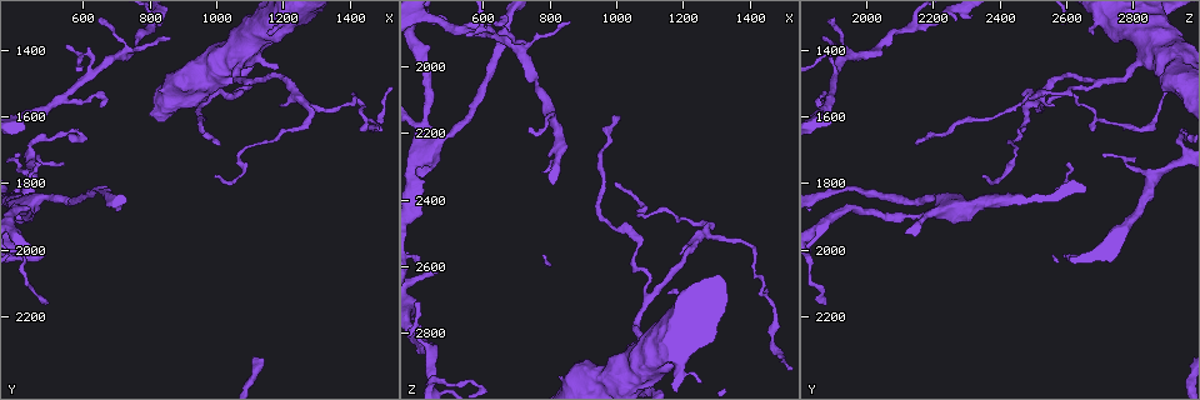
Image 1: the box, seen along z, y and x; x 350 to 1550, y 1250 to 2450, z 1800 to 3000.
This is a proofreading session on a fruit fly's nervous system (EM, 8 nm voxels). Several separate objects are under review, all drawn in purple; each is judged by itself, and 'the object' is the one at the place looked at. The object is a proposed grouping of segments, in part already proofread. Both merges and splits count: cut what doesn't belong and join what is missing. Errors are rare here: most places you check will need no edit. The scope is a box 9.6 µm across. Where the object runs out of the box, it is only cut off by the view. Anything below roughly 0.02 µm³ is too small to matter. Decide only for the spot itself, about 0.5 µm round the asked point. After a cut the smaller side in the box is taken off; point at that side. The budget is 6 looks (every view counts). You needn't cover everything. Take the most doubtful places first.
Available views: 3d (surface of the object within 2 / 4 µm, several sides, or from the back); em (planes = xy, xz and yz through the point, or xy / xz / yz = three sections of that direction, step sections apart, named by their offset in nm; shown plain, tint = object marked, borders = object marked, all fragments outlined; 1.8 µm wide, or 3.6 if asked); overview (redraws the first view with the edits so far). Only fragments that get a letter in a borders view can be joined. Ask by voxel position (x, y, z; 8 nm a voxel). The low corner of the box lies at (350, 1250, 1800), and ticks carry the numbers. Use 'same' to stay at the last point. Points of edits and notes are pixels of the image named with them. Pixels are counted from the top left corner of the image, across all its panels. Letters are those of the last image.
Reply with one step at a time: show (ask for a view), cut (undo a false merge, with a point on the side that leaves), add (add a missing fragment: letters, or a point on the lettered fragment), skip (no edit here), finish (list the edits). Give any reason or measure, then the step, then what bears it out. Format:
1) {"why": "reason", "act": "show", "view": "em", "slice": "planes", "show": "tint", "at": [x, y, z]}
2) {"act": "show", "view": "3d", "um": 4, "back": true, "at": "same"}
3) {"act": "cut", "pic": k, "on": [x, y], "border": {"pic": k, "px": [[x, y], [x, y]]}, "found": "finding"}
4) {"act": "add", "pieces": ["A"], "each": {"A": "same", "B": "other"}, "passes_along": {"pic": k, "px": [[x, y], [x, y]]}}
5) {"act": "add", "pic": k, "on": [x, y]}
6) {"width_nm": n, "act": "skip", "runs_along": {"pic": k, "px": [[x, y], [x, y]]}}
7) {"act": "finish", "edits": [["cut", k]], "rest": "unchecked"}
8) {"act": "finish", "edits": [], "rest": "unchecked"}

{"why": "tapers out", "act": "show", "view": "em", "slice": "yz", "step": 8, "show": "tint", "at": [480, 2020, 2600]}

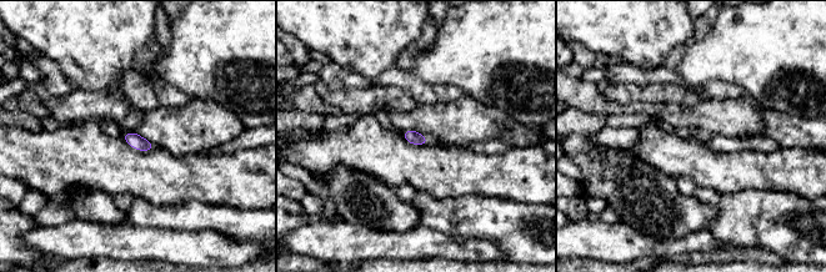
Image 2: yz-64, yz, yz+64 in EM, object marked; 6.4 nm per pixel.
{"act": "show", "view": "em", "slice": "xy", "step": 16, "show": "borders", "at": "same"}

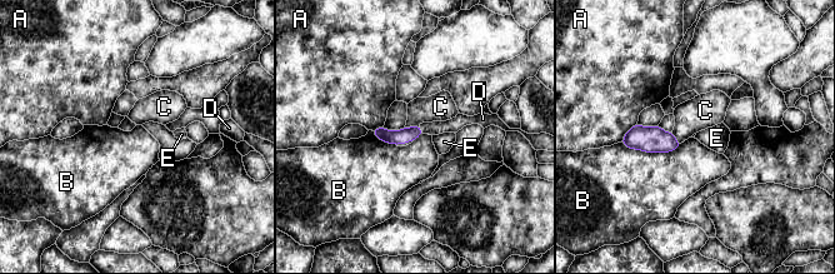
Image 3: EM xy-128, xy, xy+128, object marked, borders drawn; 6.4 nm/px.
{"width_nm": 100, "act": "add", "pieces": ["D"], "each": {"A": "other", "B": "other", "C": "other", "D": "same", "E": "other"}, "passes_along": {"pic": 3, "px": [[408, 134], [420, 129], [455, 124]]}, "found": "it goes on there"}

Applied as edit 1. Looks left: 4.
{"why": "a narrow waist", "act": "show", "view": "3d", "um": 2, "at": [770, 1370, 2060]}

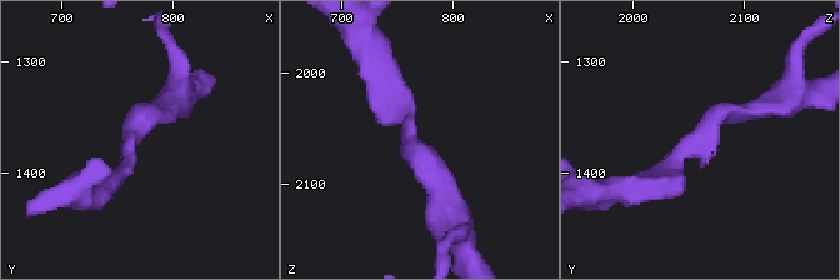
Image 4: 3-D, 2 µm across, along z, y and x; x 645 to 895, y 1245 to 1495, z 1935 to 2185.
{"arm_widths_nm": [220, 220], "why": "now the EM", "act": "show", "view": "em", "um": 3.6, "slice": "planes", "show": "plain", "at": [760, 1372, 2058]}

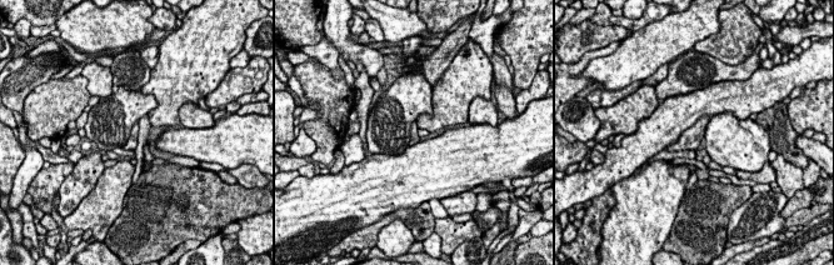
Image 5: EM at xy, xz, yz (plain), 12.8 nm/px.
{"why": "what lies round it", "act": "show", "view": "em", "um": 3.6, "slice": "planes", "show": "borders", "at": "same"}

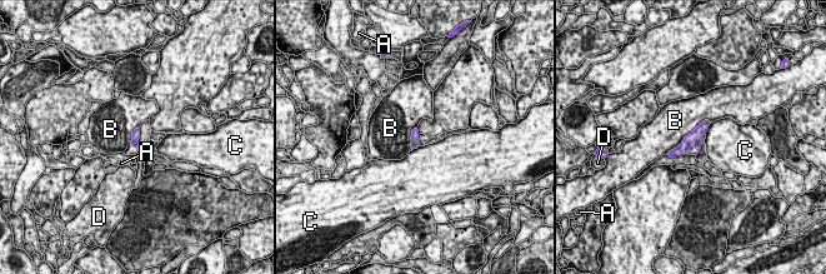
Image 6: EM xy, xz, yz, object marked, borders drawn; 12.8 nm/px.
{"act": "skip", "each": {"A": "other", "B": "other", "C": "other", "D": "other"}, "found": "all the same neuron"}

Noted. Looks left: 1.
{"act": "finish", "edits": [["add", 3]], "rest": "unchecked"}

